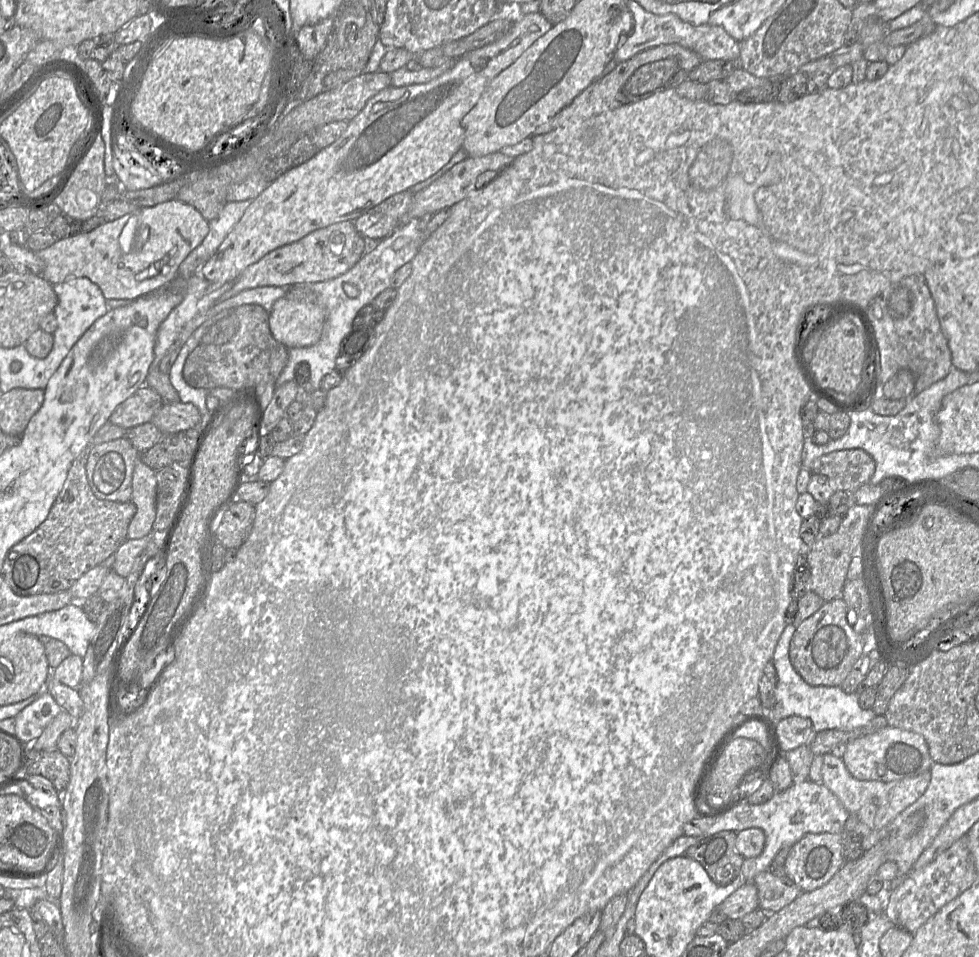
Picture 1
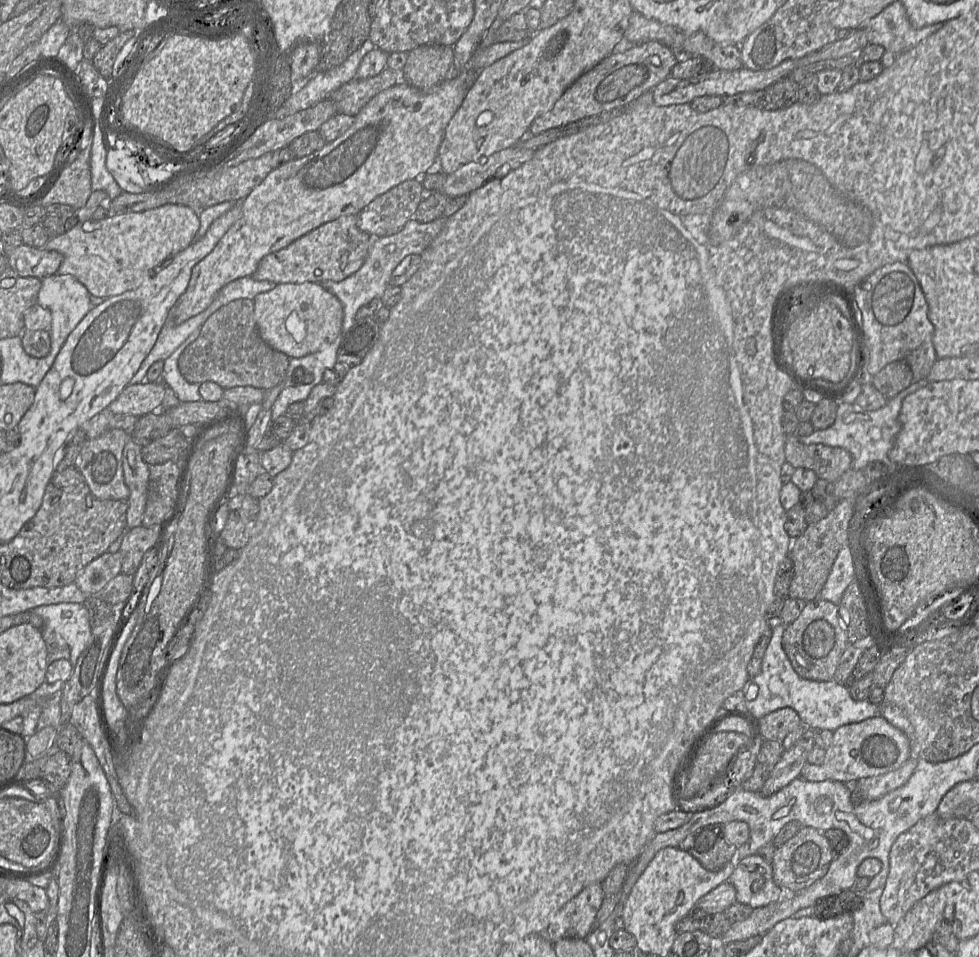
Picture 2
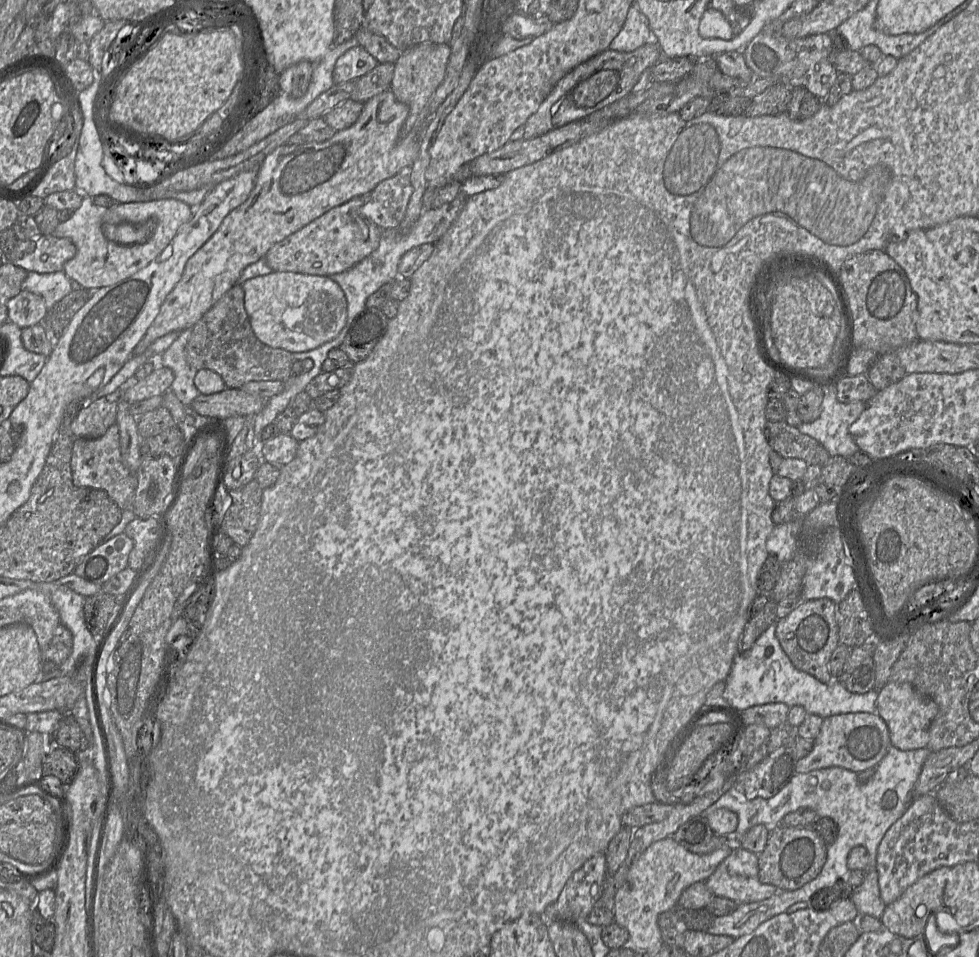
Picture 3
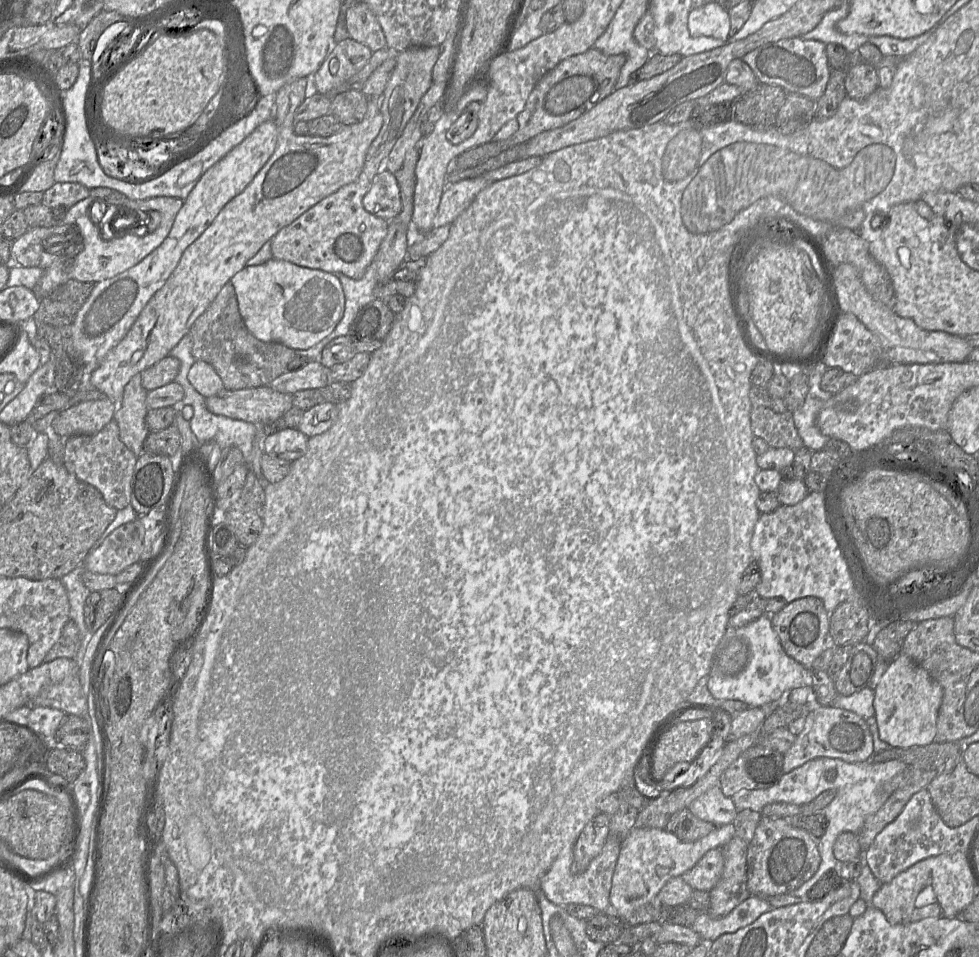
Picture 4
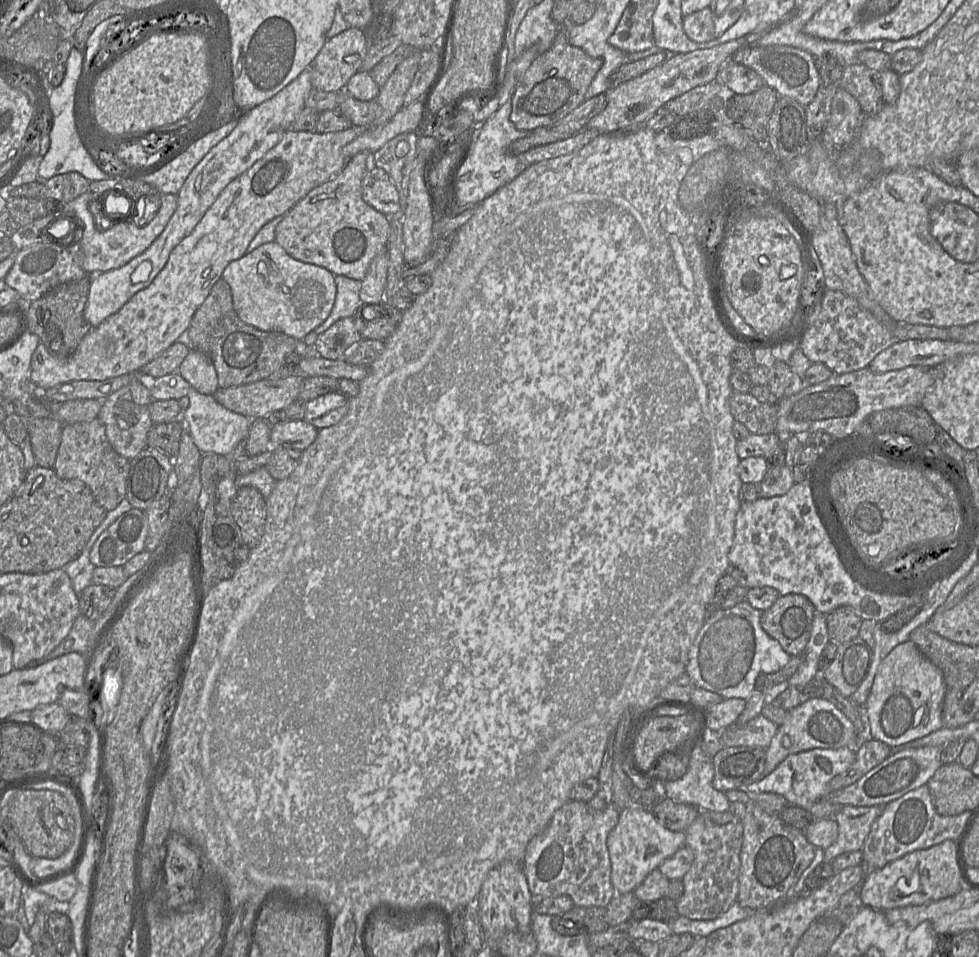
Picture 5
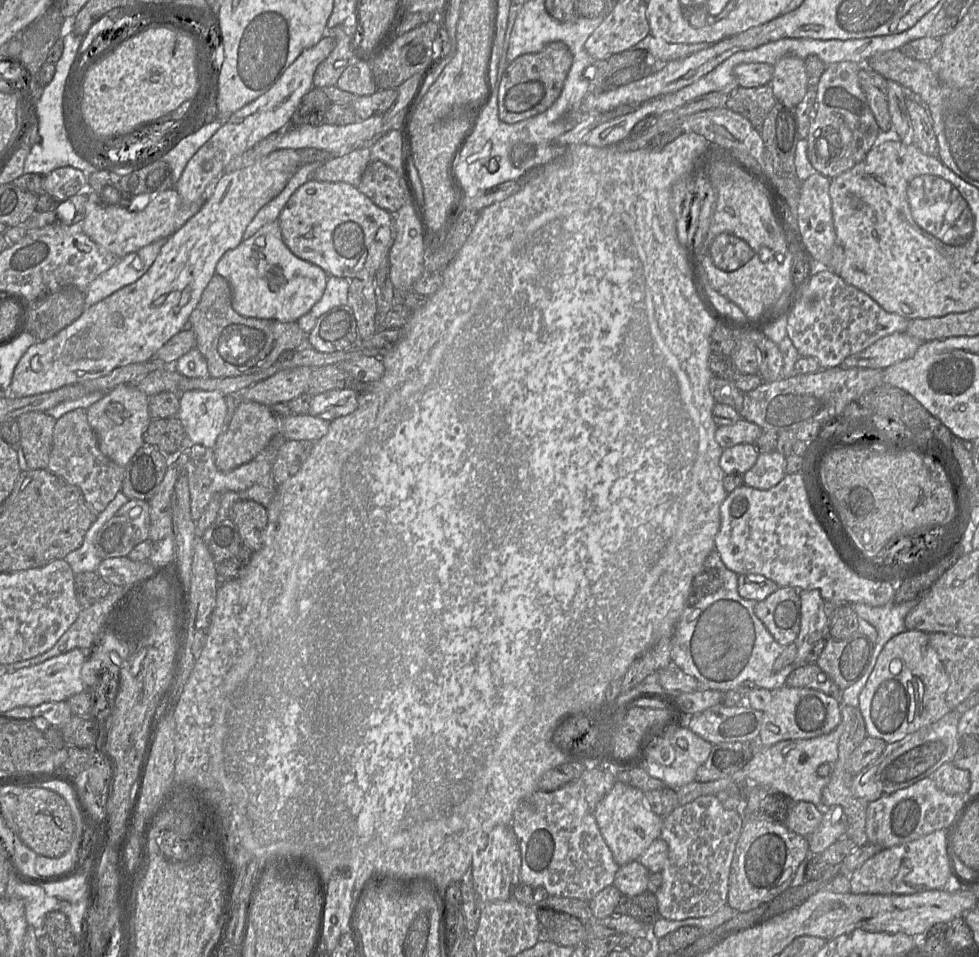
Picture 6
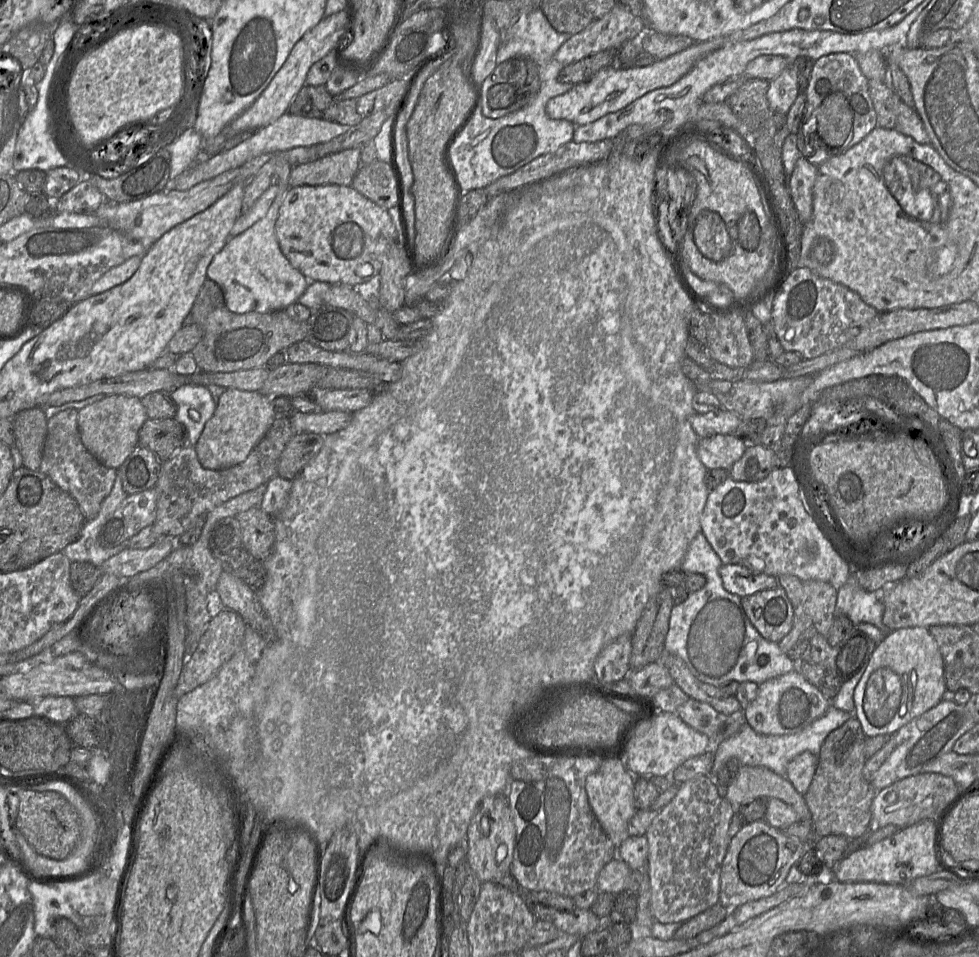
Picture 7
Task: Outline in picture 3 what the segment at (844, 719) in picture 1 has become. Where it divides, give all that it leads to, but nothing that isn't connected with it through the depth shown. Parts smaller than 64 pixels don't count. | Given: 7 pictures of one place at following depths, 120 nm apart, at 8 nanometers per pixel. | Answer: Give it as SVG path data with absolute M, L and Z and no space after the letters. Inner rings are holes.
M776 624L770 625L746 653L739 653L733 661L731 671L725 679L723 697L727 705L740 710L770 703L783 703L789 707L801 706L807 714L826 718L847 713L876 713L878 691L872 689L864 694L849 692L844 685L834 679L821 683L814 676L794 667L776 638Z

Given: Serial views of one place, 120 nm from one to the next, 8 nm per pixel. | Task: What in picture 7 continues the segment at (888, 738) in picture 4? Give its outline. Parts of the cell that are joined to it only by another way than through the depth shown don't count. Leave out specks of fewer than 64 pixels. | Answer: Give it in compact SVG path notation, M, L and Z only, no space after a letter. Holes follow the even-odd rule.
M909 627L891 631L876 645L869 663L855 690L853 715L861 723L867 738L878 735L891 737L913 718L936 706L946 697L945 668L939 647L928 628Z

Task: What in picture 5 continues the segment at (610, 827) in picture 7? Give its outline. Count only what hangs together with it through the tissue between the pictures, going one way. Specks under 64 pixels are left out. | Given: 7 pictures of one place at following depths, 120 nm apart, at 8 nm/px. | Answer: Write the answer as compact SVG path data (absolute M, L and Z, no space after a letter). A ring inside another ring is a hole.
M631 807L619 812L618 822L607 837L611 862L611 882L617 894L633 892L646 876L667 858L685 847L685 833L664 827L652 813L642 807Z

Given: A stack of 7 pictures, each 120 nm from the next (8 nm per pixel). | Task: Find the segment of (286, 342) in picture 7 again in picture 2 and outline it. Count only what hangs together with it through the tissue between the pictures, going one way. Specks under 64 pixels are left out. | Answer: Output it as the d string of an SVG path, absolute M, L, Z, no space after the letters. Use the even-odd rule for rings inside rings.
M236 299L214 312L200 327L197 338L180 355L178 370L192 384L215 382L223 389L251 386L268 390L285 378L290 358L266 344L254 319L254 302Z

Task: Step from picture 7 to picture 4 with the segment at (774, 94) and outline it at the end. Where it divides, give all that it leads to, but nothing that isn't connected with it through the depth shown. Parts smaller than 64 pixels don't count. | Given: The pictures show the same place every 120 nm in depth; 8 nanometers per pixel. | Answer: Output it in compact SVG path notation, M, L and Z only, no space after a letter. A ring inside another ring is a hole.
M802 37L785 38L761 45L746 53L742 59L751 67L759 83L777 85L787 93L797 93L813 100L823 95L832 73L826 44Z

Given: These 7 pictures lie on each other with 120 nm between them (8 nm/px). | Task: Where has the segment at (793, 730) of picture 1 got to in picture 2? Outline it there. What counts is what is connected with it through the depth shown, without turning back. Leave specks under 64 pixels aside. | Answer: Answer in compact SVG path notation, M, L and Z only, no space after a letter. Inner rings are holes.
M782 708L759 719L763 739L780 743L791 731L804 726L799 715L792 708Z

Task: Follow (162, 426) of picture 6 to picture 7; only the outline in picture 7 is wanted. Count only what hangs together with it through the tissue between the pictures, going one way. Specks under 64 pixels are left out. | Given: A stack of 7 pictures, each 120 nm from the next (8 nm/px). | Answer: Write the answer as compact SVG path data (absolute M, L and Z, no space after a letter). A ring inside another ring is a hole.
M148 418L138 432L138 445L150 450L162 465L187 445L187 431L175 418Z

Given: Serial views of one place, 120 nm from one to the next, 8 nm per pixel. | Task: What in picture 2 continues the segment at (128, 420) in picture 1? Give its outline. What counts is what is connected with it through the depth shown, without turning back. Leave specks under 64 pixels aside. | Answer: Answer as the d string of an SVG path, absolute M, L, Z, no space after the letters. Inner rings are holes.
M161 380L157 382L130 383L108 406L108 409L114 414L128 414L136 417L158 411L166 387Z

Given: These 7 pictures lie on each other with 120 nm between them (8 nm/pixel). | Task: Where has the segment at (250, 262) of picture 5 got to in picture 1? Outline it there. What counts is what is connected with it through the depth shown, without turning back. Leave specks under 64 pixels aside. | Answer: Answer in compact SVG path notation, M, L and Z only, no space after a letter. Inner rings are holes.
M282 297L269 312L273 337L288 349L309 347L321 338L326 313L314 300L292 300Z

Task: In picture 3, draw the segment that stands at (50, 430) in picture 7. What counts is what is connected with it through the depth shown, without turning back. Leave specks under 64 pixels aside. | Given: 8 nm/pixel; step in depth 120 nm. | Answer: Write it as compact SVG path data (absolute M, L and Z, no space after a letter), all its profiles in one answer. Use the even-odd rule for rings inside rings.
M116 423L110 426L100 438L74 440L71 470L75 485L104 491L122 510L132 507L136 489L136 476L122 460L120 433Z

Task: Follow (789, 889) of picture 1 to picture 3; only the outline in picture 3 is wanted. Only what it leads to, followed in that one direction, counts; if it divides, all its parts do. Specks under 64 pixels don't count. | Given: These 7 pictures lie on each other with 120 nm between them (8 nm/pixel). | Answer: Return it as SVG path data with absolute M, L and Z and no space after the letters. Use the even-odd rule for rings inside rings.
M734 840L730 847L733 849L730 855L705 881L714 895L744 904L768 899L780 890L760 882L757 854L740 847Z

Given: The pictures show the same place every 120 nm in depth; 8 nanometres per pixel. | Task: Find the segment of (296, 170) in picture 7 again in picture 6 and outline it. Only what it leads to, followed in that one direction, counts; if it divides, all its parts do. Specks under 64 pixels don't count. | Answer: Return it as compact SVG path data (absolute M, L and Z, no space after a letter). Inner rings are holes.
M361 147L324 161L314 172L313 179L317 181L346 182L357 187L371 161L370 148Z

